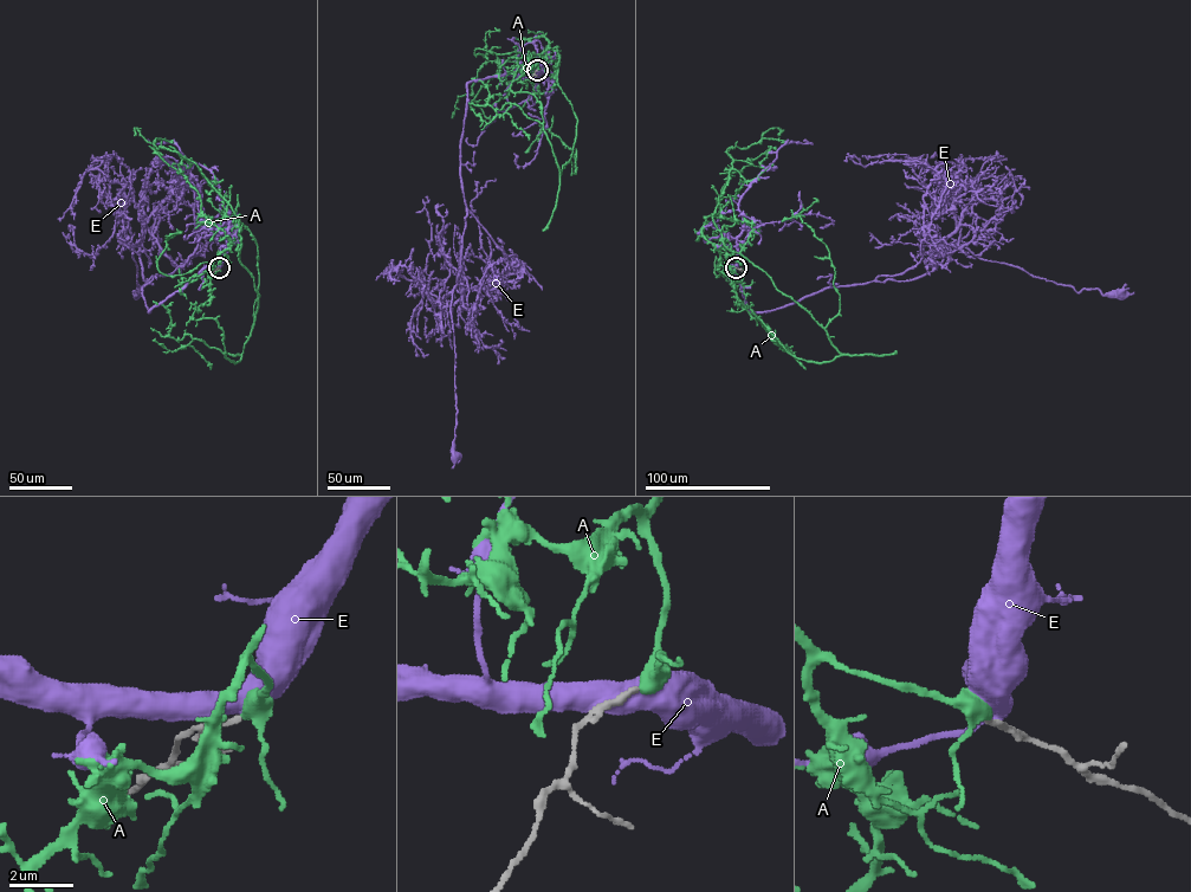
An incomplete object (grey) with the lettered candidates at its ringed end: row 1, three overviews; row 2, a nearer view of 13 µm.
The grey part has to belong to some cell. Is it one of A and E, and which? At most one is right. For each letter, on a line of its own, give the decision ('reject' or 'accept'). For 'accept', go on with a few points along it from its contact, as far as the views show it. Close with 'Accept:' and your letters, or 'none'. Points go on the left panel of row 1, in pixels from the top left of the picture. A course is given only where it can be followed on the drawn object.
A: accept | via (219, 267), (192, 317), (214, 318), (235, 362), (259, 296), (239, 259), (239, 218), (195, 163), (135, 135)
E: reject
Accept: A

